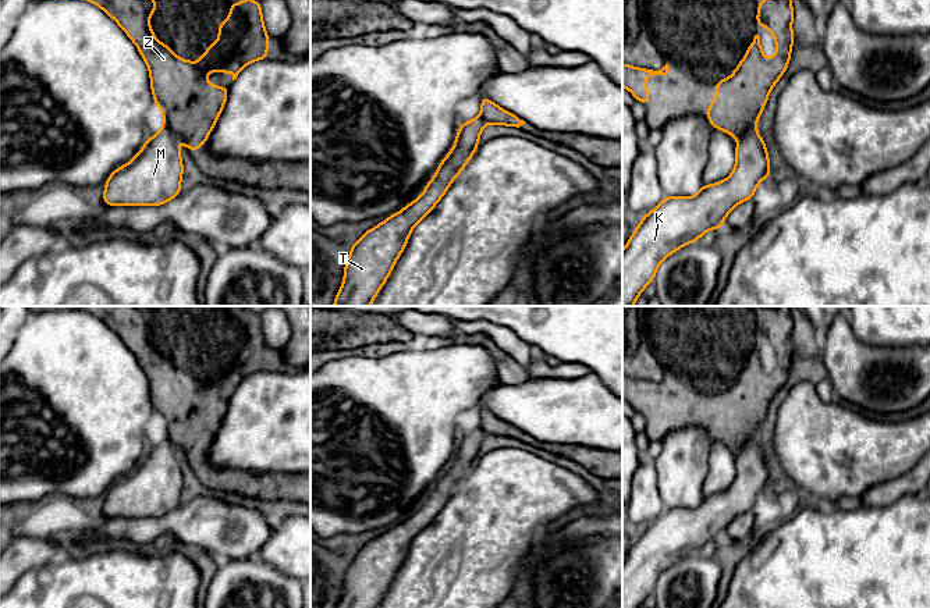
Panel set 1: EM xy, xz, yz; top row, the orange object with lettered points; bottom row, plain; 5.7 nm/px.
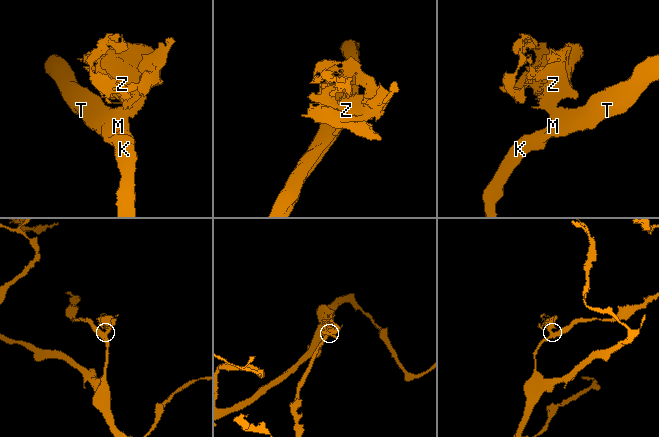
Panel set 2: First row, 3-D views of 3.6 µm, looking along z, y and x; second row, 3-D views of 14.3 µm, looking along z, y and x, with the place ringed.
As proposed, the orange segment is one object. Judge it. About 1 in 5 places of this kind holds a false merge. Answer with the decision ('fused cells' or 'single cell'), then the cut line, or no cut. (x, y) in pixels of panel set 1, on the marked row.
fused cells; cut in yz along (753, 125), (739, 138)

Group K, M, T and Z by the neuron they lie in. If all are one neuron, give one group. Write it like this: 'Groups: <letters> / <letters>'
Groups: K M T / Z

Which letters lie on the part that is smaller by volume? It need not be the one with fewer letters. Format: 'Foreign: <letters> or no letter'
Foreign: Z

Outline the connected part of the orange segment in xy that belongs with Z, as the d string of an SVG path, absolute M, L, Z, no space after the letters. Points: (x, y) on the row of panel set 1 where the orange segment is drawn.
M89 0L109 14L136 45L150 74L150 89L156 107L163 111L163 121L167 128L181 138L191 153L200 145L207 143L207 136L227 102L228 86L213 86L209 81L202 81L202 75L209 75L219 70L223 75L232 71L232 81L241 70L256 60L267 60L269 33L265 29L260 1L244 0L230 3L230 18L219 22L219 49L214 42L207 42L207 53L200 56L195 65L189 60L180 58L164 43L155 38L153 28L149 26L149 15L155 14L156 0Z

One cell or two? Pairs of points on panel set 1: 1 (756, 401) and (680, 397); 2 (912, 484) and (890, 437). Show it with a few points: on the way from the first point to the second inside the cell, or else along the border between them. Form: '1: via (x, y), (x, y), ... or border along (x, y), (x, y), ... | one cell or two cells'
1: via (737, 405), (699, 405) | one cell
2: border along (915, 464), (901, 475), (876, 484) | two cells

